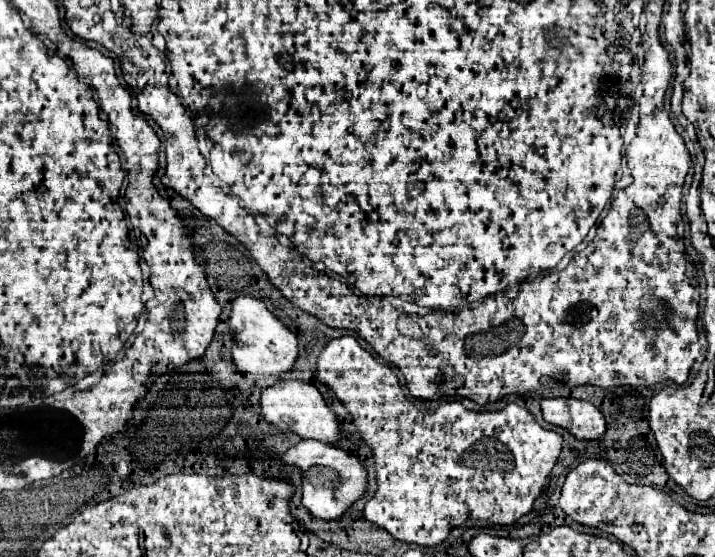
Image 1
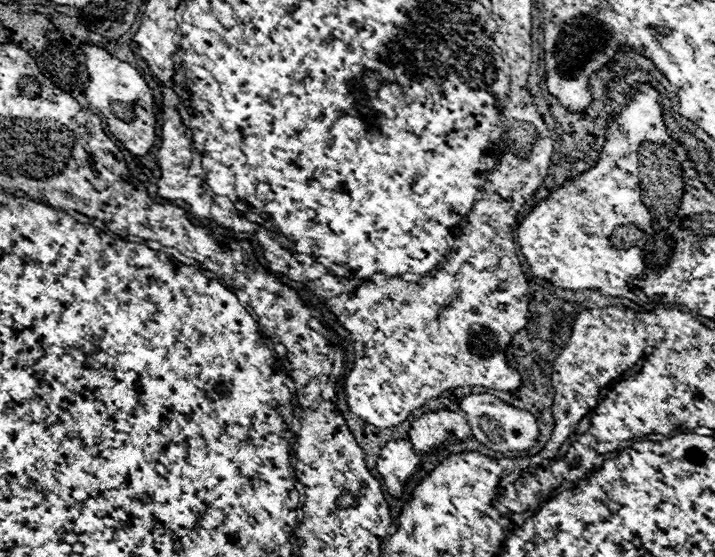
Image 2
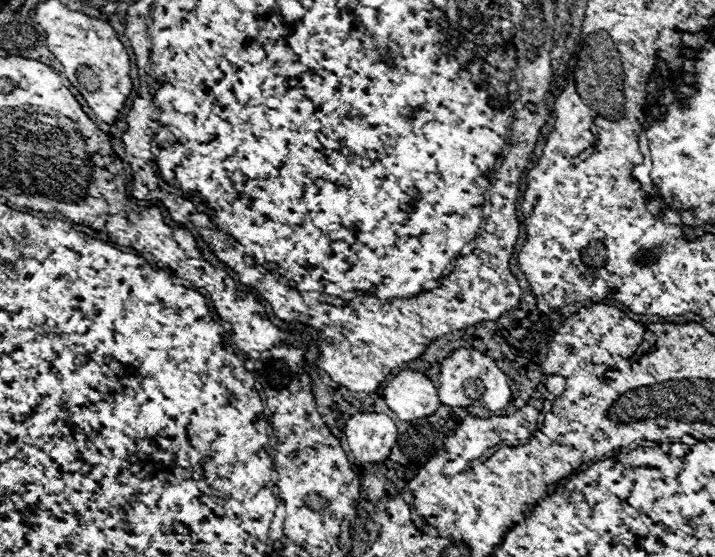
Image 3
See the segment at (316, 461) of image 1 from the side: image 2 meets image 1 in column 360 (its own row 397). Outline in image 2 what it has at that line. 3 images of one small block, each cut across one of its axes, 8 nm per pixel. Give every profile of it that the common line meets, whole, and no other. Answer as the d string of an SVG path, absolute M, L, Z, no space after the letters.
M490 394L464 396L460 400L460 410L464 412L466 422L470 424L474 438L494 452L518 452L518 450L524 452L524 450L530 450L540 436L538 422L534 420L534 416L530 412L512 408L512 406L504 404L502 400L498 400L496 396L490 396Z

